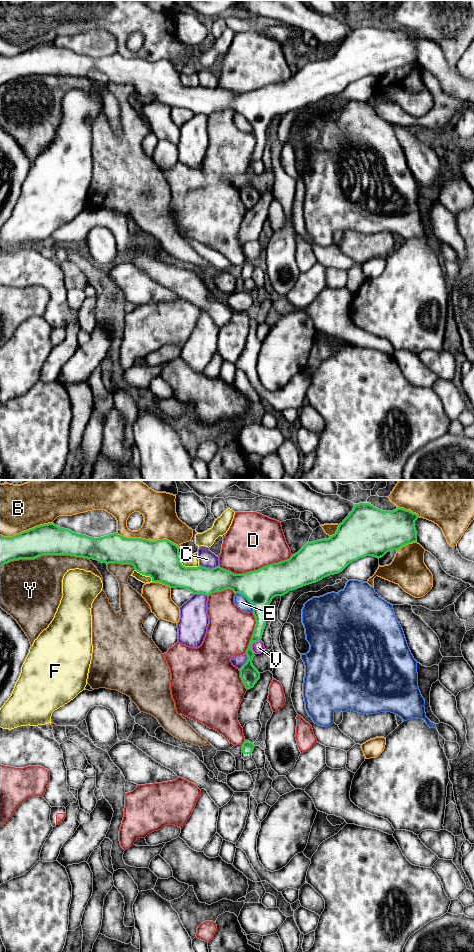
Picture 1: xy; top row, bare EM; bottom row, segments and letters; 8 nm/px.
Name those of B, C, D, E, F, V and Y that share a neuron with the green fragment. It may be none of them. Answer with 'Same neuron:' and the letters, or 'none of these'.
Same neuron: none of these

